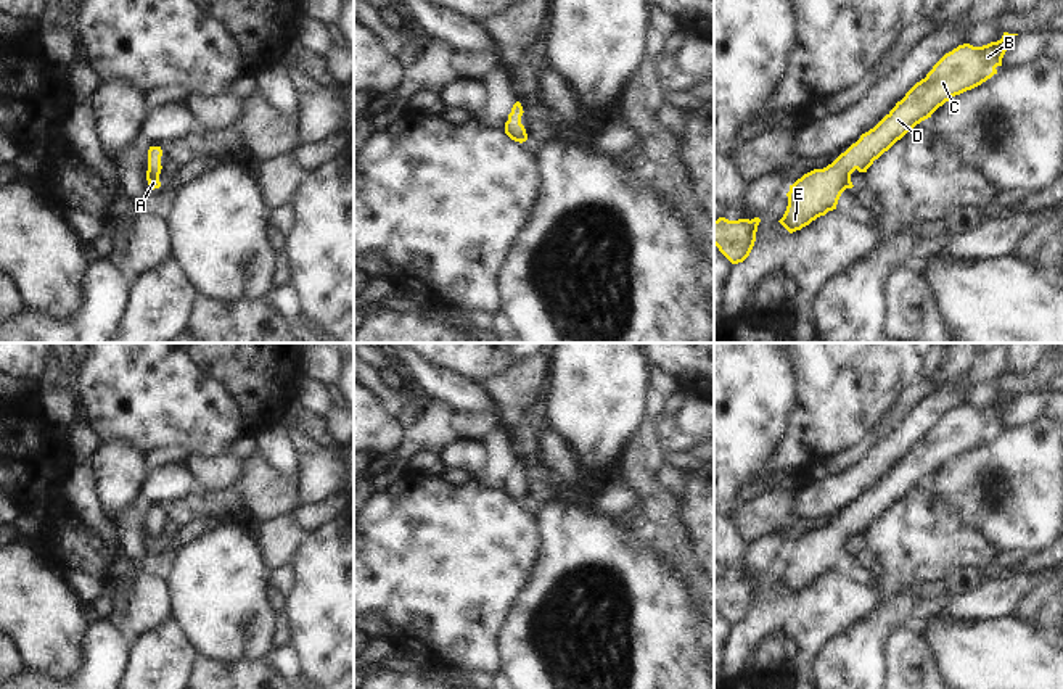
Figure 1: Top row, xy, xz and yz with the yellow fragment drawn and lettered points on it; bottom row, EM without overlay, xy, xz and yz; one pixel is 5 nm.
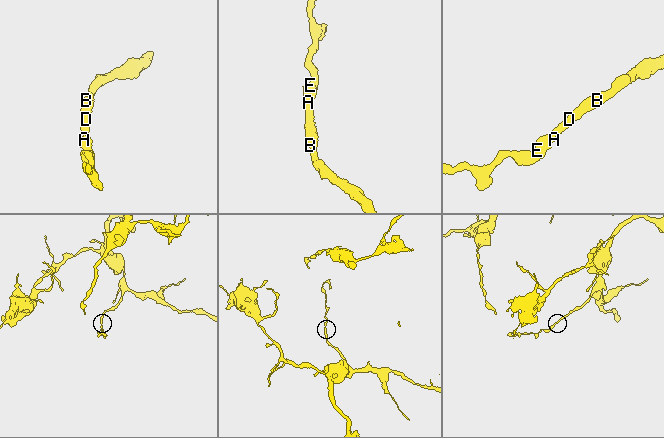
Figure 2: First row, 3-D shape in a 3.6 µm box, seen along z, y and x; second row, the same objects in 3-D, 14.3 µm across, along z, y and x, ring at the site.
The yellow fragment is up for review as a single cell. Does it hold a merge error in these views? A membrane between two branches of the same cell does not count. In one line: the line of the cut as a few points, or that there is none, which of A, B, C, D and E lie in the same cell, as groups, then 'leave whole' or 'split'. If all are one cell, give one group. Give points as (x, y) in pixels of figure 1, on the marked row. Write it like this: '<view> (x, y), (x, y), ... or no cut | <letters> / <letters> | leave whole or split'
no cut | A B C D E | leave whole

